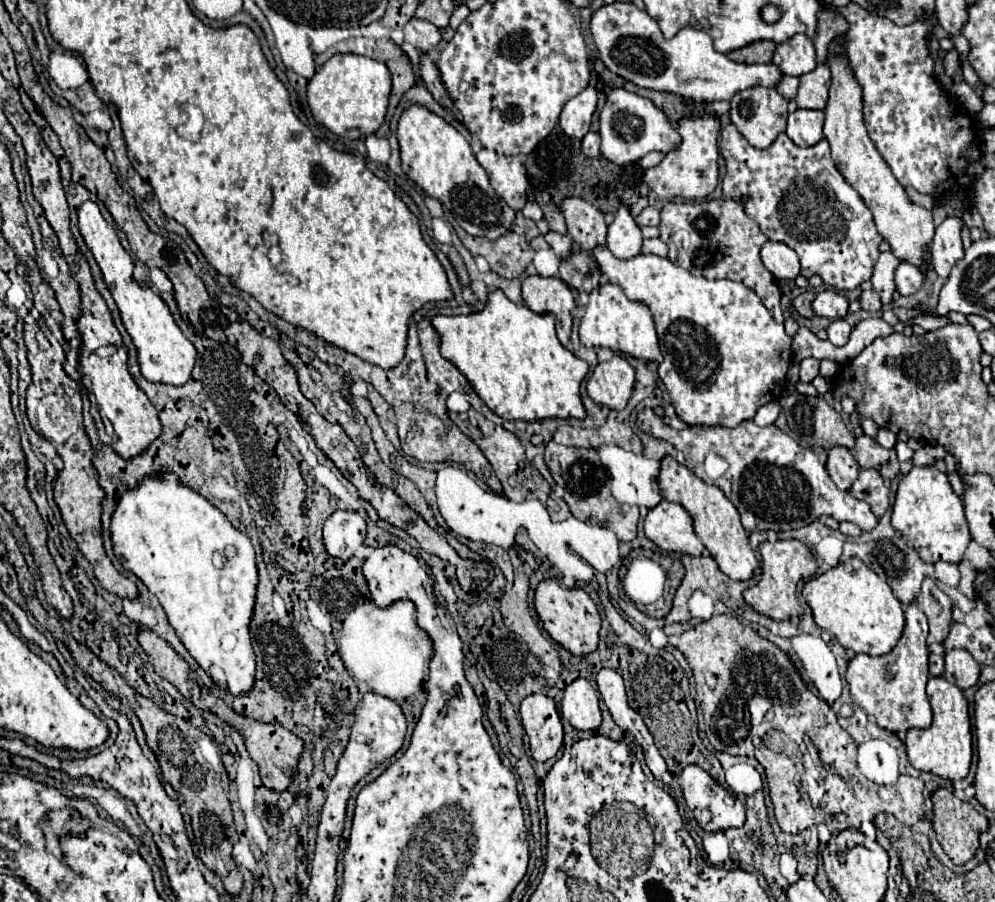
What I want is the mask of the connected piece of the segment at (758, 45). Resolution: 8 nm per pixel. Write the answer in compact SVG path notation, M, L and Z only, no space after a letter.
M758 40L752 42L740 50L734 50L728 54L730 60L734 62L744 62L744 64L768 64L772 62L772 54L774 54L776 44L770 40Z

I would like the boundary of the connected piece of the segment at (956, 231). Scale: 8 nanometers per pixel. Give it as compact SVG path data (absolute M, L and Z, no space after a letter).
M946 218L938 228L936 236L930 244L930 254L932 254L932 268L940 278L948 278L952 266L964 256L962 248L962 238L960 238L960 218Z

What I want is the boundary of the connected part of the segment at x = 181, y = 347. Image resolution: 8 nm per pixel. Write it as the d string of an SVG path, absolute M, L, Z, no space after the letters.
M88 200L80 206L78 222L80 222L78 224L80 234L84 236L84 242L88 244L88 248L92 250L92 254L104 274L104 282L108 284L110 294L114 296L114 300L120 308L122 322L138 348L138 362L140 362L140 370L142 370L144 378L150 382L162 382L162 384L172 384L172 386L186 384L190 380L190 374L194 368L196 348L192 346L192 342L182 334L182 330L174 322L168 304L158 294L154 294L148 286L140 286L134 280L134 276L132 276L134 262L132 262L130 254L122 248L116 230L100 214L100 208L96 202Z

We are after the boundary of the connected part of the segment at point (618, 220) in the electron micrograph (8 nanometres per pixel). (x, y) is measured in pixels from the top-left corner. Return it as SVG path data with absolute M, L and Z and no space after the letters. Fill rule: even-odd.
M626 206L618 208L614 222L608 226L606 244L618 258L634 258L640 254L642 232Z

